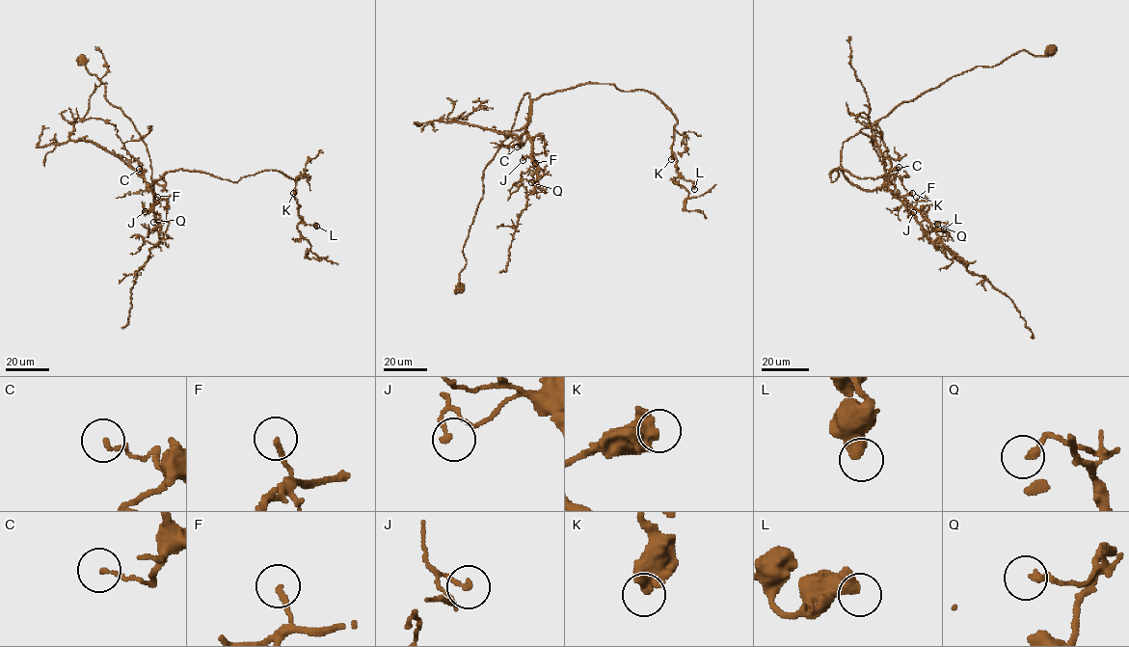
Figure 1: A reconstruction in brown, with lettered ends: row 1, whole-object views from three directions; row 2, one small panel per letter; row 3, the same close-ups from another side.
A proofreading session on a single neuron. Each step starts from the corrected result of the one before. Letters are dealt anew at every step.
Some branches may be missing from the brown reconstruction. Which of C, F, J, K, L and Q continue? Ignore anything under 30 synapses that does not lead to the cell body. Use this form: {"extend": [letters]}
{"extend": []}

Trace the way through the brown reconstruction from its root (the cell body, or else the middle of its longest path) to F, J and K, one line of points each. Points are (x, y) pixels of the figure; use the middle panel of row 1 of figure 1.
F: (461, 288), (463, 249), (482, 197), (483, 171), (528, 93), (526, 135), (535, 163)
J: (461, 288), (463, 249), (482, 197), (483, 171), (528, 93), (531, 148), (523, 160)
K: (461, 288), (483, 171), (526, 93), (538, 98), (592, 83), (650, 92), (676, 120), (671, 159)

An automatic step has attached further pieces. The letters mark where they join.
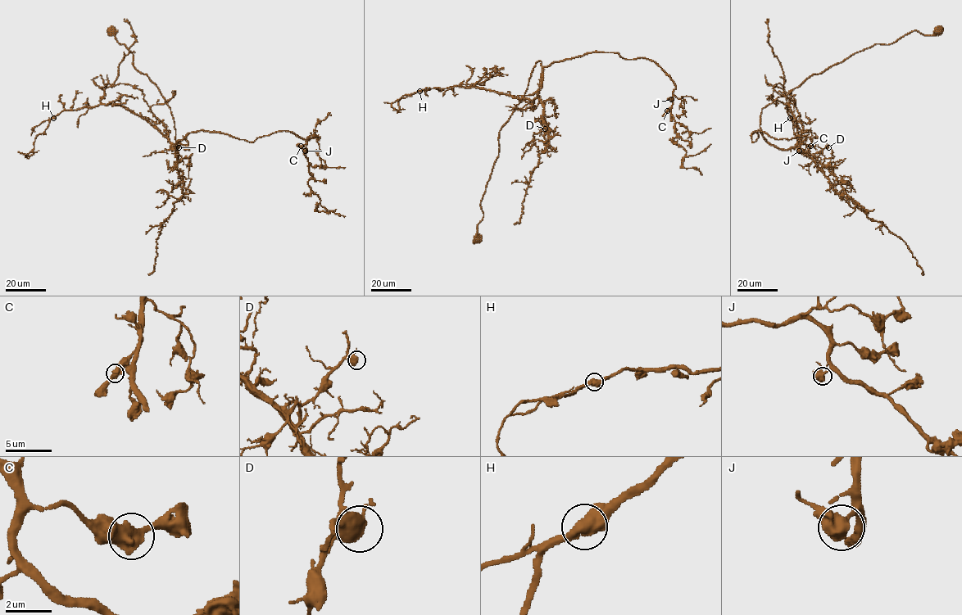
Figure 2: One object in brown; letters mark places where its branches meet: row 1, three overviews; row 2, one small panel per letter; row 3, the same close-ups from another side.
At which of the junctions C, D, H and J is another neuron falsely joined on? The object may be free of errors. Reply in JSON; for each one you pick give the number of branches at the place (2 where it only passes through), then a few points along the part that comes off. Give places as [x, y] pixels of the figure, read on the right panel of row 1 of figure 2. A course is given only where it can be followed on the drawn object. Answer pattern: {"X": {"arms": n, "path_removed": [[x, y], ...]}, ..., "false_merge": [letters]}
{"false_merge": []}

